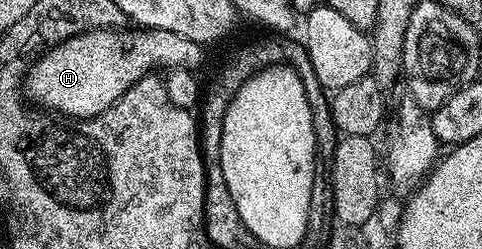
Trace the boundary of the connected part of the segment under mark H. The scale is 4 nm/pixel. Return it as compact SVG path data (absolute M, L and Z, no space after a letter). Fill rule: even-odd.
M102 27L96 31L86 31L83 35L74 35L65 41L47 48L42 55L27 69L25 76L25 95L32 104L46 109L59 117L88 119L94 115L102 115L105 109L113 106L128 87L139 81L141 77L150 75L155 67L174 69L186 66L187 70L198 72L203 63L204 44L194 43L177 33L169 33L165 29L108 29Z

